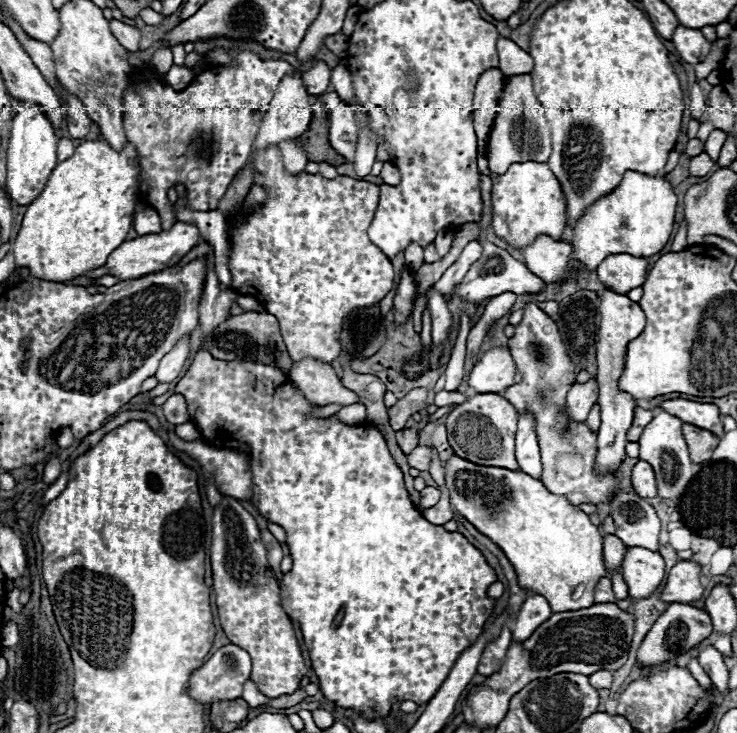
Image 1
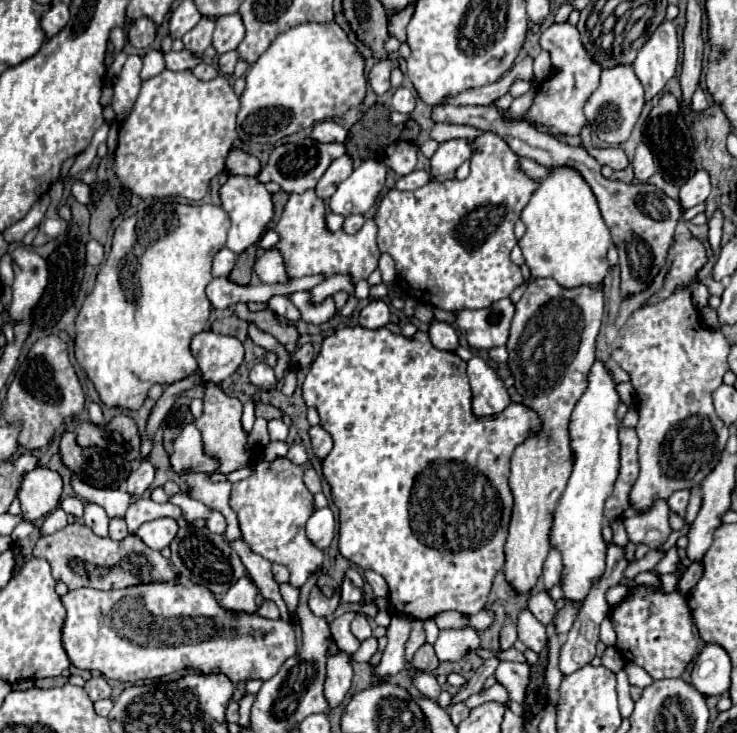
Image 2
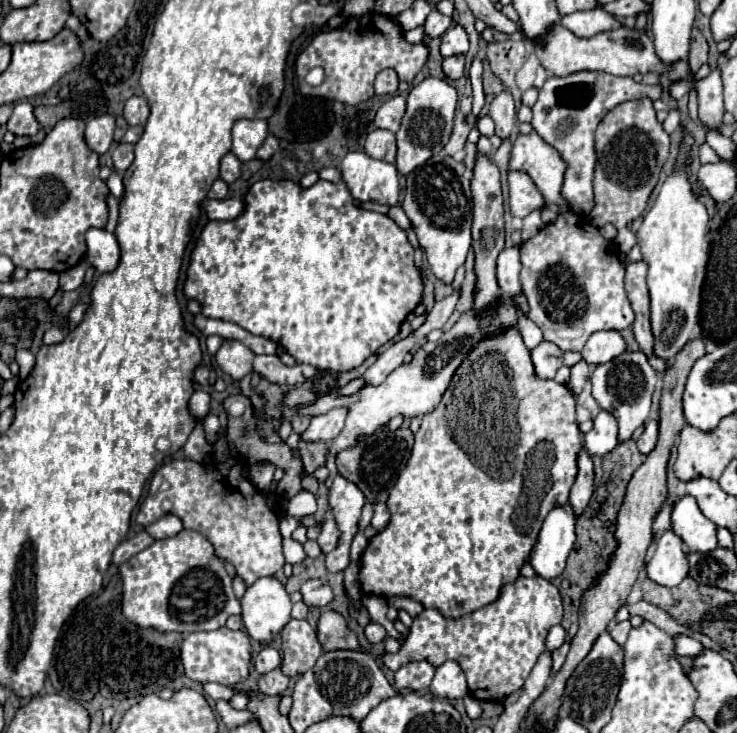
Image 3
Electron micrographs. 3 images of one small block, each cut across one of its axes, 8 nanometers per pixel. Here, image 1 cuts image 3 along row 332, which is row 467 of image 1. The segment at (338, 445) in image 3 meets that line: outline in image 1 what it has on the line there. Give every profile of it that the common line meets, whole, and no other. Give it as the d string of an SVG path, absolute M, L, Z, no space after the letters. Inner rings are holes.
M450 456L444 464L444 486L450 490L450 504L454 510L470 520L482 534L496 542L512 562L518 582L550 602L552 612L572 612L592 606L592 592L600 578L608 576L602 560L602 534L590 522L588 514L576 510L564 496L550 494L540 480L534 480L526 472L508 472L506 468L480 468L458 456Z

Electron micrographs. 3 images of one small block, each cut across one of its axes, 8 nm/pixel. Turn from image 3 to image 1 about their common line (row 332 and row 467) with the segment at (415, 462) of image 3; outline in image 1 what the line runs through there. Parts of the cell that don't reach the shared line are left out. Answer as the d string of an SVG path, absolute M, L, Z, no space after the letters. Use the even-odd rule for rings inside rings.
M476 394L466 402L458 404L446 420L448 442L456 456L470 460L480 466L496 466L506 470L518 470L514 456L514 434L516 434L518 412L500 394Z

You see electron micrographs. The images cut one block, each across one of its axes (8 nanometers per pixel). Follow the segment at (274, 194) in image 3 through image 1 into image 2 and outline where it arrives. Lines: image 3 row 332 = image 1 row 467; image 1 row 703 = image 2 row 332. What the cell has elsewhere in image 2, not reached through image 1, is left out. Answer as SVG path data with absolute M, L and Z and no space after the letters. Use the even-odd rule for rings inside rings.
M360 324L356 326L344 326L338 328L334 334L326 336L322 342L322 348L316 356L316 360L310 366L310 372L306 374L306 380L302 384L304 402L306 406L312 406L318 410L320 426L330 432L334 438L332 452L322 460L324 478L328 480L332 488L332 500L338 506L338 548L344 558L348 558L352 564L364 570L374 570L380 574L388 586L392 588L388 602L390 610L396 614L412 616L418 620L432 618L434 614L442 610L456 610L464 616L478 614L488 598L490 586L494 576L504 566L504 544L508 536L508 524L512 514L512 492L508 486L510 478L510 458L516 446L520 446L526 438L536 436L542 432L542 418L524 404L510 404L504 412L494 416L476 416L472 410L472 390L466 374L466 362L456 352L444 352L434 348L430 342L428 332L416 332L412 338L406 338L404 334L392 334L388 328L364 328Z

